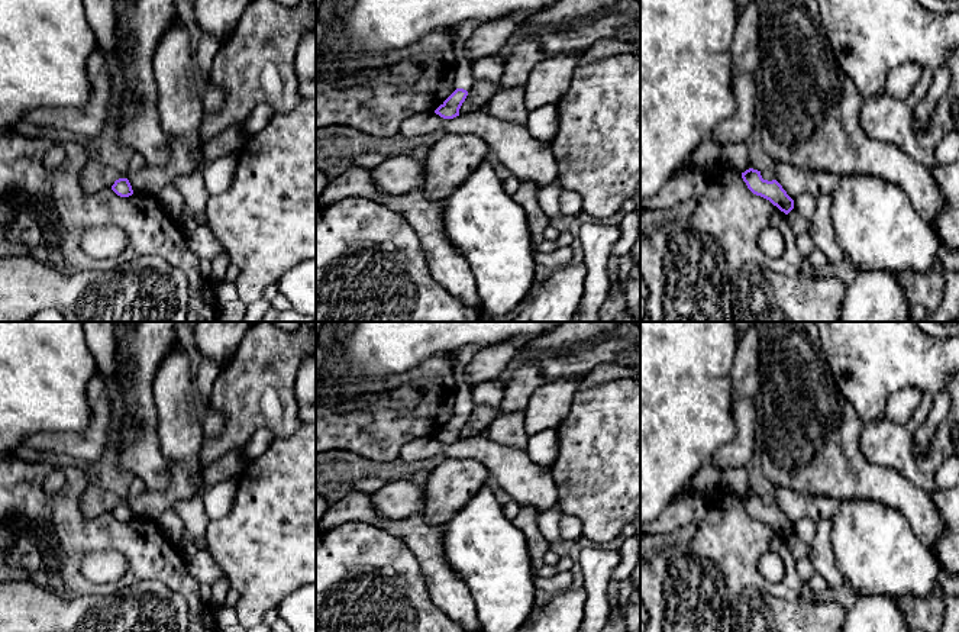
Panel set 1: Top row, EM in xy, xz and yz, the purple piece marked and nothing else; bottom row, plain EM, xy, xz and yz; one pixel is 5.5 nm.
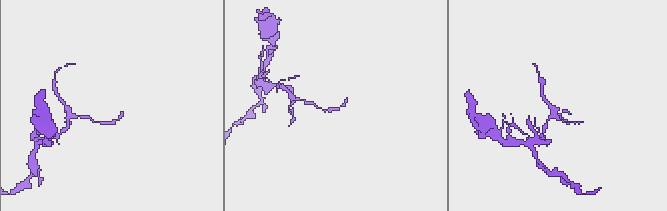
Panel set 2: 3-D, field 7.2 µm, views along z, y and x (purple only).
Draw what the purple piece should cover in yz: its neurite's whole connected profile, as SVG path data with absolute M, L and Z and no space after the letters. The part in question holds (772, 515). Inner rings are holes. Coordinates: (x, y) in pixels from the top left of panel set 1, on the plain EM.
M753 493L742 497L742 503L753 519L769 525L785 539L794 533L794 525L787 519L787 516L776 504L763 504L761 496Z

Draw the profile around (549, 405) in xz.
M559 377L542 384L526 407L524 429L529 435L556 429L566 417L581 377Z

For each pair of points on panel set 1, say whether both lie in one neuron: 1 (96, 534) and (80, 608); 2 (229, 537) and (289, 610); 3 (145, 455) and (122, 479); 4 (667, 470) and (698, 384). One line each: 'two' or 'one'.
1: two
2: two
3: two
4: one

